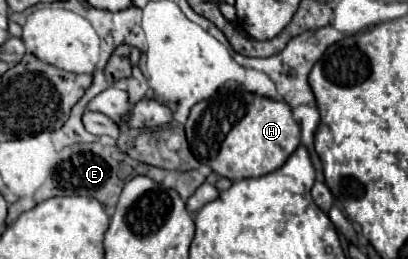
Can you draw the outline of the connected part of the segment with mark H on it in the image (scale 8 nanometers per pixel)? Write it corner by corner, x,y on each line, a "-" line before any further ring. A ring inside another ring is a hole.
223,90
215,98
203,100
191,108
189,120
185,122
187,140
191,146
193,156
209,166
215,174
229,178
229,180
243,180
243,178
257,178
277,170
285,160
299,148
301,144
301,130
299,124
291,116
289,104
283,100
271,100
263,96
255,96
241,90

